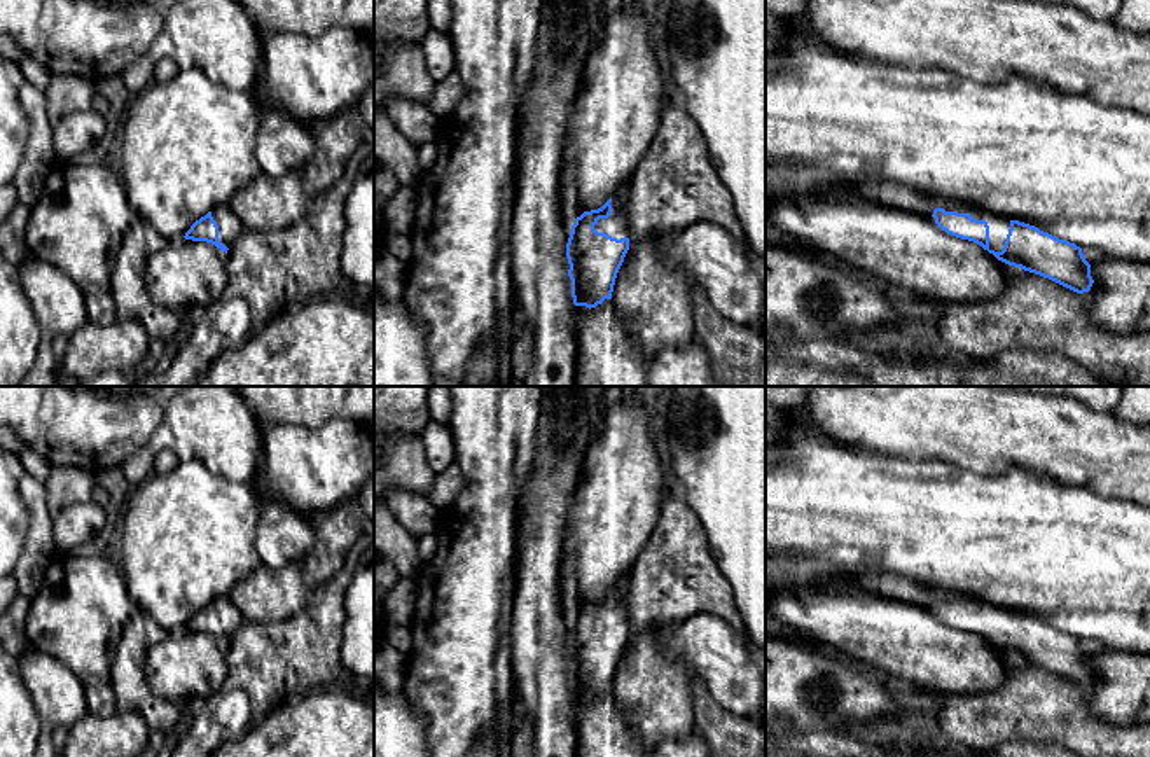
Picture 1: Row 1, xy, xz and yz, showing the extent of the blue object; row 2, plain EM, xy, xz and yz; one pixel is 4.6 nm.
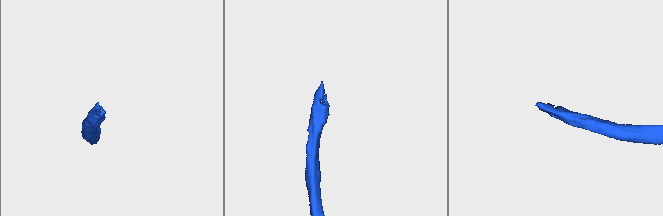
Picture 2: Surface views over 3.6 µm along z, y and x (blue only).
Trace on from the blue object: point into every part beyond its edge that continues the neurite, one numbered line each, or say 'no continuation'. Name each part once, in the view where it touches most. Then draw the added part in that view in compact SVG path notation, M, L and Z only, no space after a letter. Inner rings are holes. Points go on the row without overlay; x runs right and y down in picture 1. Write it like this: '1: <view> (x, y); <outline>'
1: yz (897, 588); M867 572L862 575L858 586L862 586L865 591L872 591L902 603L911 603L911 605L926 608L933 614L935 610L932 607L935 600L944 600L946 603L970 605L972 610L987 614L989 642L994 642L994 643L1003 642L1003 636L1010 621L1008 610L1003 610L986 601L965 598L961 594L954 594L949 591L932 589L898 575L888 575L888 573L874 575Z

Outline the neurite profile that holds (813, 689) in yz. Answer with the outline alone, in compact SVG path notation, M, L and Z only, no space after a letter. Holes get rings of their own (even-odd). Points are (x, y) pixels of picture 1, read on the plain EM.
M774 626L766 628L766 733L771 731L779 719L786 720L795 733L842 733L853 726L869 724L884 717L904 719L909 726L918 724L918 703L912 703L907 692L895 682L863 664L853 663L821 647L814 647L813 643L795 640Z

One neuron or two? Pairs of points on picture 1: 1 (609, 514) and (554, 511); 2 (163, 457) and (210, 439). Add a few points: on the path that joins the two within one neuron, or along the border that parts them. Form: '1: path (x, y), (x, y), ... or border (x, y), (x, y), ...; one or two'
1: border (579, 472), (561, 553); two
2: border (170, 446), (156, 455), (152, 471); two

